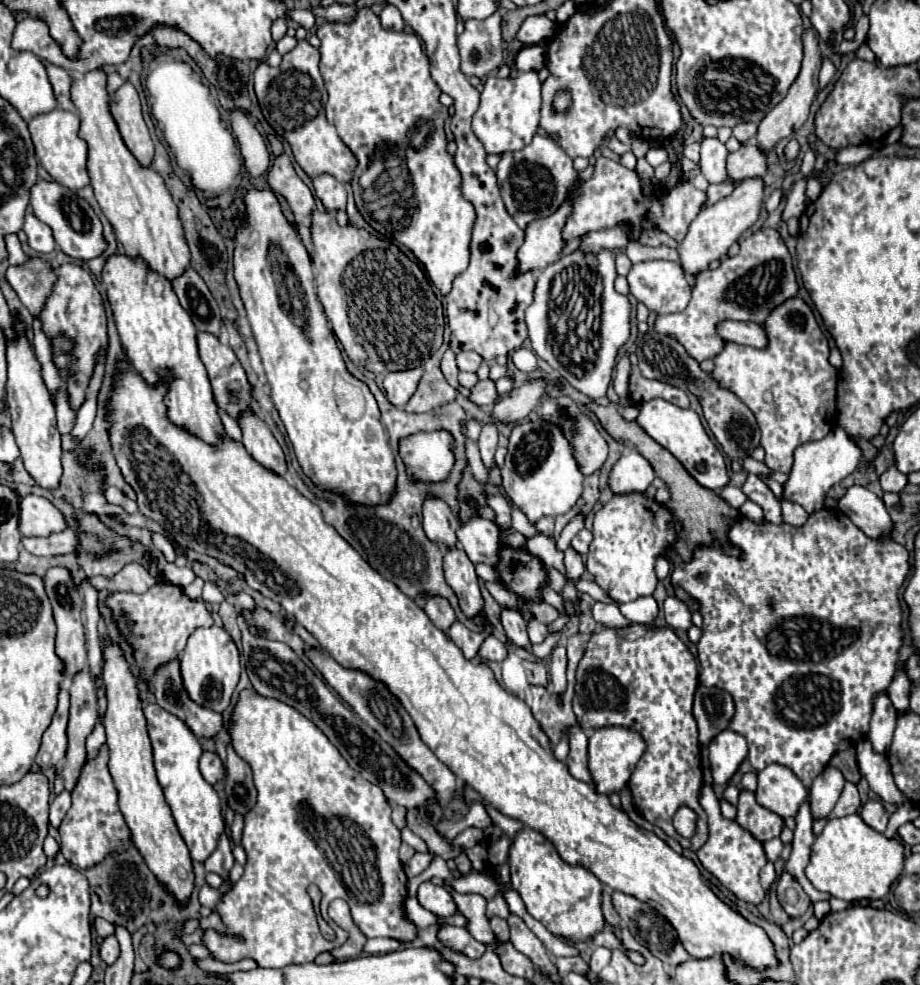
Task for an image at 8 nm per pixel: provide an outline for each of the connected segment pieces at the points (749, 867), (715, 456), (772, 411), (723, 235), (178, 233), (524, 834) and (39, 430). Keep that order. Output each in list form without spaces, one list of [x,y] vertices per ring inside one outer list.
[[[703,784],[701,788],[701,806],[705,808],[709,816],[709,838],[707,842],[697,850],[697,858],[703,864],[705,870],[709,870],[723,886],[727,886],[737,898],[751,902],[751,904],[761,904],[765,890],[759,884],[759,870],[767,864],[763,844],[755,840],[747,830],[743,830],[737,822],[731,822],[723,818],[719,810],[719,800],[708,784]]]
[[[653,398],[653,400],[641,404],[637,424],[655,442],[659,442],[663,448],[667,448],[701,486],[711,488],[711,490],[719,490],[729,482],[729,472],[727,472],[721,452],[717,450],[713,440],[707,436],[699,416],[691,408],[681,410],[679,406],[673,406],[671,402],[665,402],[663,398]]]
[[[799,296],[777,306],[777,310],[773,310],[773,314],[767,318],[765,330],[769,334],[767,350],[727,342],[721,354],[713,358],[715,360],[713,376],[721,382],[721,386],[737,394],[755,414],[757,424],[761,428],[761,446],[765,448],[765,464],[769,468],[775,468],[777,472],[791,472],[795,448],[811,440],[825,438],[835,426],[837,370],[829,364],[829,346],[811,308]]]
[[[747,178],[741,184],[737,184],[737,188],[729,198],[723,198],[721,202],[701,210],[701,214],[691,222],[687,236],[683,238],[683,242],[679,242],[677,248],[685,276],[695,276],[707,270],[715,258],[719,260],[721,256],[725,256],[731,244],[737,242],[741,234],[757,222],[761,202],[763,202],[763,182],[759,178]]]
[[[91,70],[85,76],[75,78],[71,90],[71,100],[81,116],[79,134],[89,146],[87,170],[95,198],[113,226],[113,232],[121,244],[121,252],[131,260],[141,258],[151,272],[157,272],[159,276],[173,282],[185,274],[191,262],[191,252],[185,242],[177,206],[165,188],[163,178],[151,168],[141,168],[127,150],[109,112],[109,94],[105,90],[105,82],[105,72]]]
[[[523,828],[509,850],[511,864],[511,888],[515,888],[527,912],[539,920],[551,934],[561,936],[569,942],[589,942],[591,936],[605,928],[605,918],[601,912],[603,884],[595,874],[583,866],[571,866],[561,860],[555,846],[537,830]]]
[[[21,322],[17,326],[19,340],[13,344],[7,344],[7,404],[11,410],[11,422],[13,422],[13,434],[17,440],[17,446],[21,450],[21,460],[25,464],[25,470],[33,476],[35,484],[39,484],[45,490],[57,490],[61,484],[63,468],[61,468],[61,434],[55,420],[55,408],[51,404],[51,398],[47,394],[47,388],[41,380],[41,366],[29,348],[29,342],[25,340],[25,326]]]

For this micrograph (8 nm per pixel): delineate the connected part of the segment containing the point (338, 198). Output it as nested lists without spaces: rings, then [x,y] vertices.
[[[321,174],[313,180],[315,186],[315,194],[317,198],[323,202],[323,206],[327,210],[345,210],[345,188],[339,180],[335,180],[329,174]]]

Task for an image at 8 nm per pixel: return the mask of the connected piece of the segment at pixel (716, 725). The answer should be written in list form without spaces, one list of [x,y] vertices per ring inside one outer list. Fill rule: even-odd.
[[[699,686],[693,702],[693,716],[699,726],[699,742],[701,746],[709,746],[709,742],[729,728],[735,716],[733,696],[721,688]]]

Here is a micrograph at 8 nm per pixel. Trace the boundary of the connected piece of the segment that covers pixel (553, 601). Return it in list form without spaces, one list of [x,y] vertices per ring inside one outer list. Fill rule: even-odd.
[[[543,586],[543,588],[541,588],[541,596],[546,603],[555,606],[560,614],[564,612],[564,600],[560,596],[560,594],[557,594],[557,592],[555,592],[555,590],[551,590],[549,586]]]

